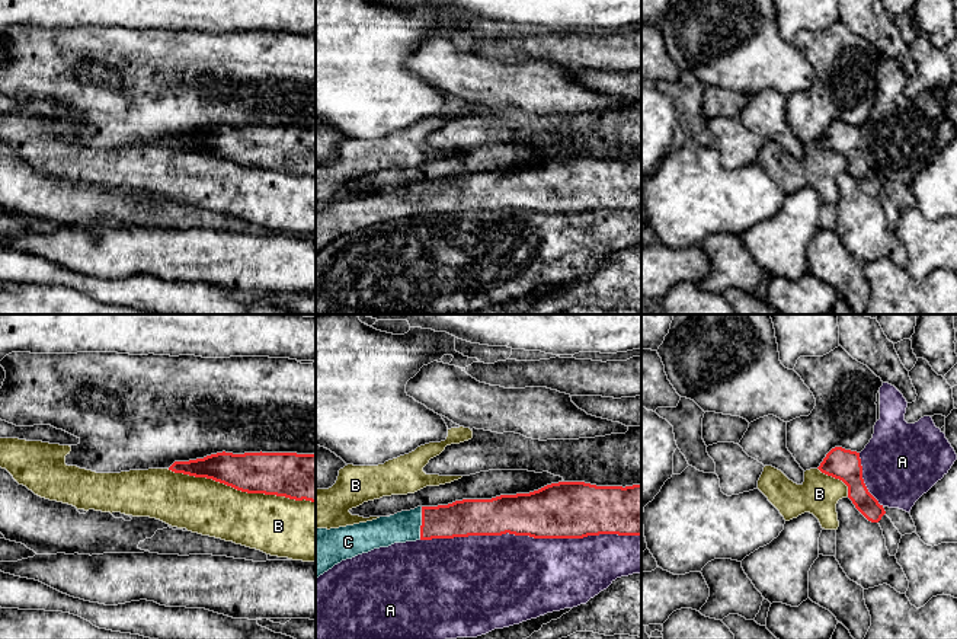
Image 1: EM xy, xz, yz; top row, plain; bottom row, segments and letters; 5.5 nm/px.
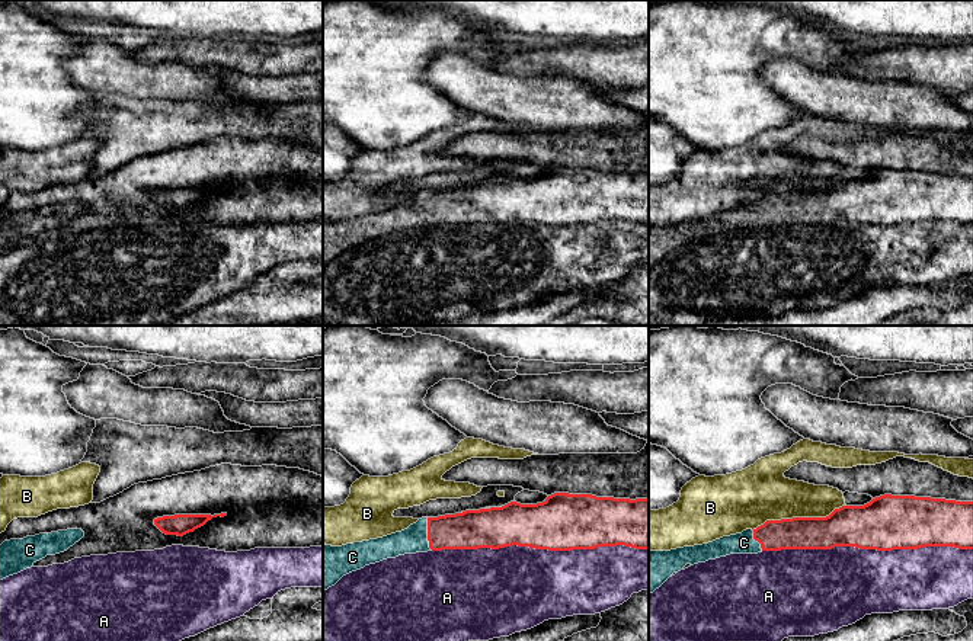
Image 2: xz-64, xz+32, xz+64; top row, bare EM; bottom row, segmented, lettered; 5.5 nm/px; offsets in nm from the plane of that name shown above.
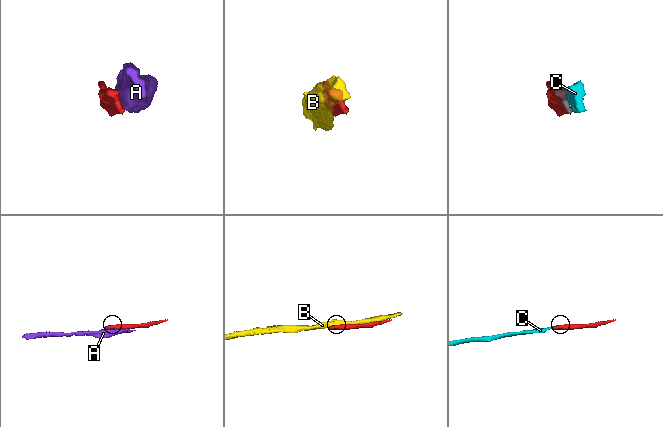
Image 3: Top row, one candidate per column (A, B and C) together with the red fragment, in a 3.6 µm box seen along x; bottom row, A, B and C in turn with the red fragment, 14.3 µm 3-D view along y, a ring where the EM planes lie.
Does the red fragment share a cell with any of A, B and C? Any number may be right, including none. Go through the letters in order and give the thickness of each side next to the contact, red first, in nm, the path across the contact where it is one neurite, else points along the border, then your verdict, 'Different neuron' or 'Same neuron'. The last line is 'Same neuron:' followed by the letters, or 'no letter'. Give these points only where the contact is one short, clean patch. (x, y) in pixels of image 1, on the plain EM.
A: Thickness 320 nm (red) against 480 nm. Different neuron
B: Thickness 240 nm (red) against 320 nm. Different neuron
C: Thickness 200 nm (red) against 170 nm. Path across: xz (461, 192), (422, 197), (405, 200). Same neuron
Same neuron: C

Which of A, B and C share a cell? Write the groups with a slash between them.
A / B / C

